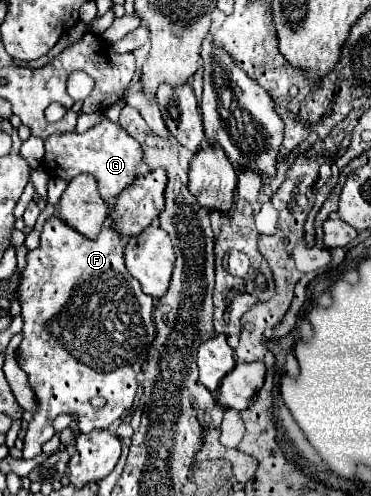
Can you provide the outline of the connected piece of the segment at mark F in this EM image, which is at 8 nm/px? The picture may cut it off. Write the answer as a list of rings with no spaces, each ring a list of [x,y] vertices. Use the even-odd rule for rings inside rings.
[[[53,215],[43,225],[39,247],[27,255],[27,267],[19,285],[23,339],[17,347],[17,363],[29,377],[31,389],[37,397],[37,411],[27,427],[23,449],[25,459],[41,453],[41,445],[51,439],[51,423],[57,415],[75,413],[79,417],[81,433],[91,433],[107,429],[133,405],[137,391],[135,375],[147,359],[155,327],[151,325],[153,299],[141,291],[137,279],[127,271],[123,259],[125,245],[125,235],[111,225],[103,227],[97,239],[90,240],[69,227],[61,217]],[[93,397],[103,397],[105,405],[93,407]]]

